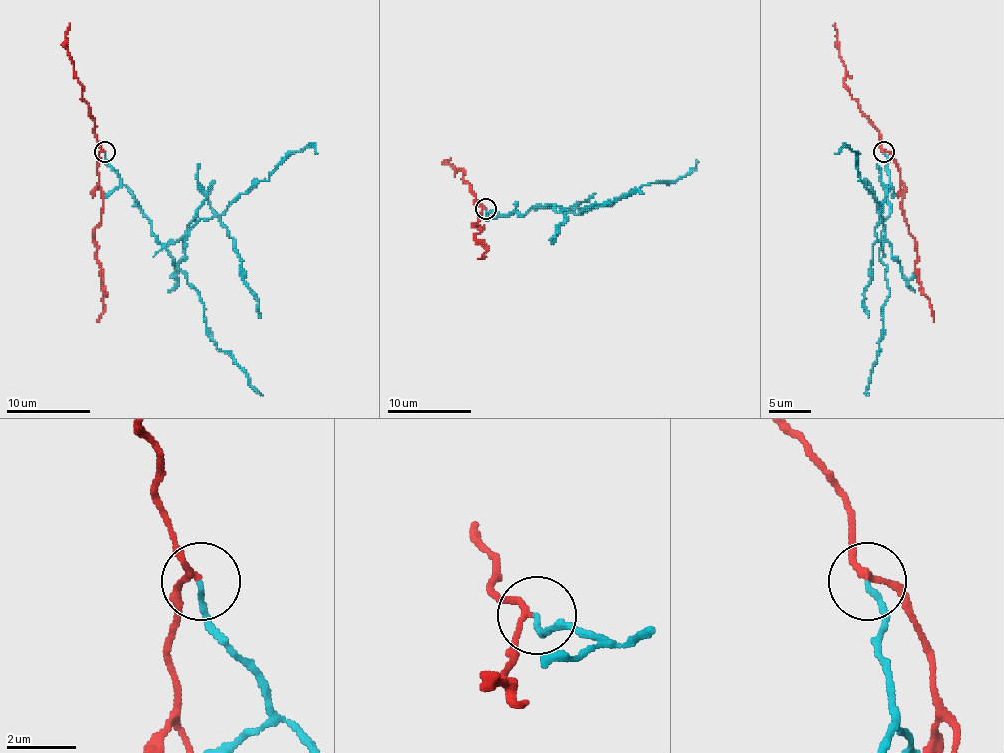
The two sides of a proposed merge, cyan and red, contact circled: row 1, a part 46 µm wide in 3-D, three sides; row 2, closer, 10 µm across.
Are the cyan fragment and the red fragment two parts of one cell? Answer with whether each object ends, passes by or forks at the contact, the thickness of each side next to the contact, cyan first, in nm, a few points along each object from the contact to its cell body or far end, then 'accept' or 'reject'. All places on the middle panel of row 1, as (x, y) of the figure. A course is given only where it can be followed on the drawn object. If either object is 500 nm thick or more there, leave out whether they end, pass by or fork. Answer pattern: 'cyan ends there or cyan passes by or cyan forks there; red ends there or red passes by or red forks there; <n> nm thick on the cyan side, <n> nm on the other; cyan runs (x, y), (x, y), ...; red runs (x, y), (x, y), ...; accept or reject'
cyan ends there; red passes by; 140 nm thick on the cyan side, 160 nm on the other; cyan runs (486, 208), (524, 214), (534, 206), (612, 206), (641, 185), (671, 183), (688, 174), (696, 160); red runs (486, 208), (478, 223), (484, 227), (475, 233), (486, 250), (478, 258); reject

